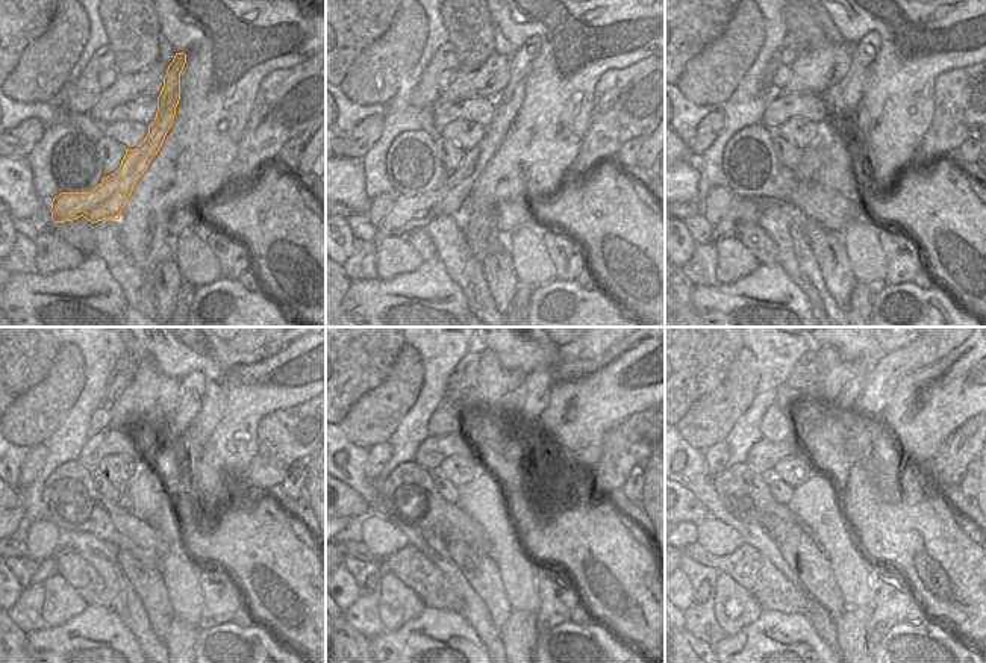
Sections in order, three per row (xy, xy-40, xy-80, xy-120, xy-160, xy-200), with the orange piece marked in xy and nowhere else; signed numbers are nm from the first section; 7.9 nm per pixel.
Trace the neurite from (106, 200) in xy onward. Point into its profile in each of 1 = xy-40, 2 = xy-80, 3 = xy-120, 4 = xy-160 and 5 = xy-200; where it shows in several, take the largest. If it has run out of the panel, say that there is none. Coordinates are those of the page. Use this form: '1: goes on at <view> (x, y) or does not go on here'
1: goes on at xy-40 (408, 212)
2: goes on at xy-80 (847, 94)
3: goes on at xy-120 (167, 435)
4: goes on at xy-160 (538, 383)
5: goes on at xy-200 (880, 380)

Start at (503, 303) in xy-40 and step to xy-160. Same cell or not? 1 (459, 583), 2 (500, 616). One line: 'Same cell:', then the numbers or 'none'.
Same cell: 2

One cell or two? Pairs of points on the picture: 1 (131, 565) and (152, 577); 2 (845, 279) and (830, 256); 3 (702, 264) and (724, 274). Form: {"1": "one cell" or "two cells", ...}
{"1": "one cell", "2": "one cell", "3": "two cells"}

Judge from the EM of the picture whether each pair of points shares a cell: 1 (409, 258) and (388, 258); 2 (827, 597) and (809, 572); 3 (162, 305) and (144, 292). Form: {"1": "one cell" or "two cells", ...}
{"1": "one cell", "2": "one cell", "3": "two cells"}

